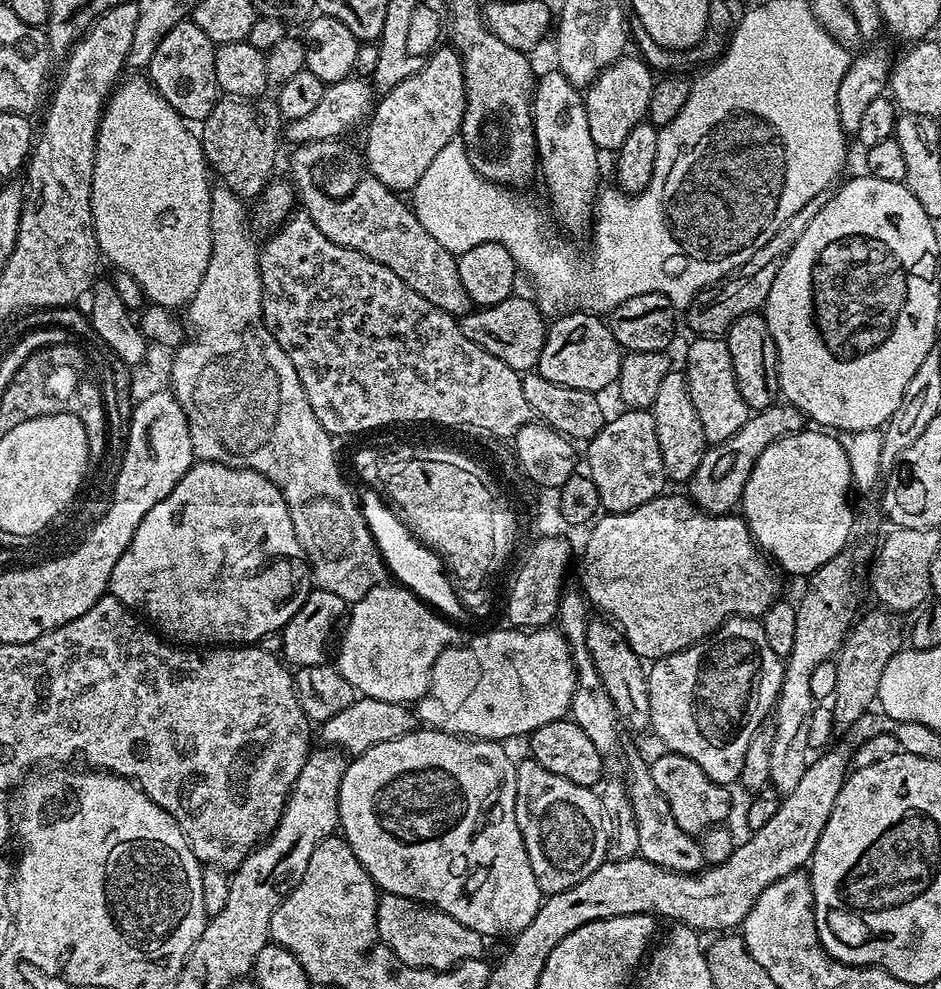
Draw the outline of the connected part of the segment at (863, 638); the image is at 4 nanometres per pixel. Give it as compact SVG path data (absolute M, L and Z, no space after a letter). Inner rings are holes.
M874 608L874 611L866 613L853 625L851 632L836 658L838 681L835 686L835 694L831 699L832 716L837 727L847 728L871 709L878 698L877 690L881 685L882 673L890 659L904 644L904 630L900 628L901 620L893 613Z

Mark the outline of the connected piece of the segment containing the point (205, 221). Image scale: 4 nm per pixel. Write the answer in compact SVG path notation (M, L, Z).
M140 74L133 76L136 77L128 81L125 79L108 97L104 115L100 117L100 129L96 135L96 161L92 175L92 225L105 261L109 260L110 263L117 264L115 267L119 271L133 276L151 303L169 310L180 310L187 305L198 290L198 282L202 282L202 274L206 274L206 262L210 262L210 246L212 245L210 242L210 194L213 189L213 185L208 184L210 169L207 160L204 159L199 135L193 129L192 132L188 129L191 128L189 121L179 116L174 106L170 106L170 102L162 98L162 94L152 85L151 80Z

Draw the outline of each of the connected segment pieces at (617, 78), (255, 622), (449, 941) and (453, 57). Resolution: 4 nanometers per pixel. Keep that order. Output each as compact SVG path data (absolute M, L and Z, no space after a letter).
M625 54L601 72L583 93L586 122L590 122L590 138L594 138L601 153L615 153L626 142L630 130L648 115L650 94L654 83L653 69L636 54Z
M202 460L193 463L190 471L178 482L178 486L174 486L174 490L142 518L129 548L114 565L107 591L115 600L150 622L151 627L169 641L179 642L184 646L252 646L263 641L266 634L281 631L290 622L290 618L298 614L310 591L310 569L302 546L294 534L294 522L290 518L284 495L274 486L274 482L249 468L227 468L225 464Z
M385 892L377 899L376 917L378 918L380 941L386 946L390 946L392 953L402 962L406 962L406 966L425 968L431 972L450 972L462 962L479 960L485 955L485 937L478 935L474 930L470 930L470 926L462 926L462 922L458 922L458 918L450 918L450 914L426 904L419 904L417 900L402 898L398 894Z
M437 47L418 74L410 74L379 97L367 121L368 145L362 148L367 171L393 192L407 193L426 174L438 150L457 139L465 110L464 61L455 48Z

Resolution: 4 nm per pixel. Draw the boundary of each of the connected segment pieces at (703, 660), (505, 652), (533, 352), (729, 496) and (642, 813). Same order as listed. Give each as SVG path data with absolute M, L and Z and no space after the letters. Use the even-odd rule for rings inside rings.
M732 616L712 635L707 636L704 640L699 640L697 644L691 644L689 648L684 648L681 652L663 656L661 660L651 661L650 667L647 669L651 735L656 735L664 743L663 747L667 751L682 754L686 758L690 758L690 762L698 762L698 766L702 766L702 770L706 770L706 774L710 774L710 778L714 778L714 782L725 786L735 785L739 781L742 762L746 762L746 750L750 750L750 742L754 738L754 734L773 715L776 700L780 696L785 667L786 664L782 657L774 654L774 650L770 650L770 646L766 642L766 630L759 619L751 616Z
M511 626L503 627L476 636L469 644L464 644L461 648L459 646L444 648L442 654L438 654L438 658L432 667L432 681L428 687L428 692L421 700L415 701L414 704L416 718L421 725L434 728L438 732L448 732L452 736L463 736L469 740L508 742L511 736L527 737L538 726L546 726L546 722L562 720L569 715L572 707L572 695L576 692L576 665L572 663L572 648L568 645L568 639L552 626L531 630L517 630Z
M513 294L497 304L477 307L459 317L462 334L466 334L470 342L482 346L482 350L494 354L494 358L502 358L502 362L506 362L506 366L515 372L527 374L539 365L542 346L548 333L548 324L540 313L541 305L533 300Z
M780 402L762 411L749 415L743 424L722 443L709 445L700 460L694 474L686 484L686 492L693 504L712 516L723 516L731 513L739 505L740 495L745 489L746 479L759 454L766 450L770 443L790 433L803 431L806 417L803 412L787 402Z
M640 760L629 762L626 787L630 802L634 806L634 818L638 822L638 855L671 872L699 873L705 867L700 841L686 830L682 830L678 822L674 822L674 814L670 814L670 805L666 798L662 798L658 786L654 786L654 778L647 763L643 764Z

